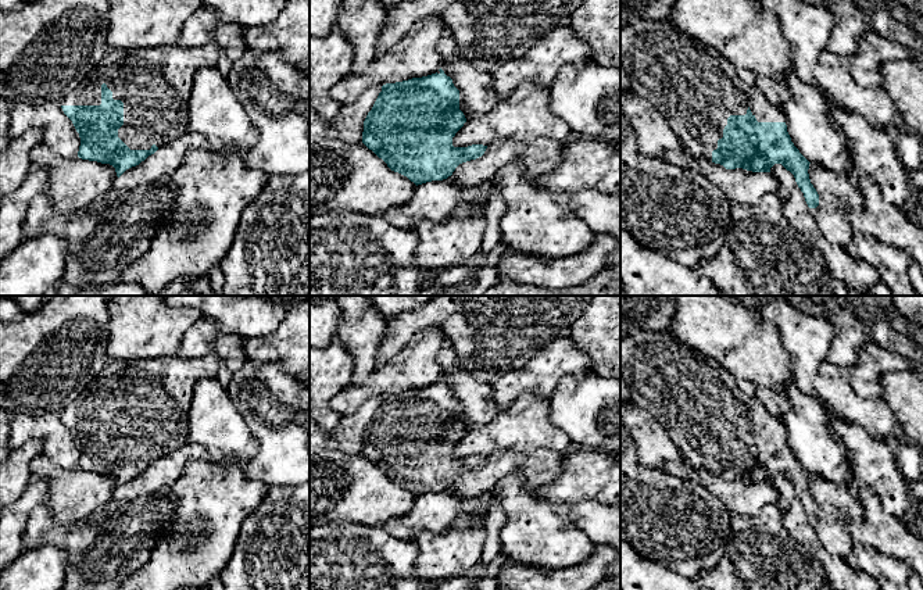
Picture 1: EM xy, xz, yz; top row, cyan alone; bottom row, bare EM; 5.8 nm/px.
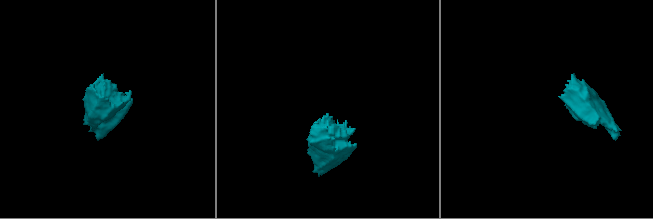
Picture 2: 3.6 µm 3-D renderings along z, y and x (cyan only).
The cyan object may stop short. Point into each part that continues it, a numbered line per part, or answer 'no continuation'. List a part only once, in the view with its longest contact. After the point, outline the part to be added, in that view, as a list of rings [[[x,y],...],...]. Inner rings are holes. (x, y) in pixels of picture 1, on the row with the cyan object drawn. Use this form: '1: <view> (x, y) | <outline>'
1: xy (154, 83) | [[[178,42],[129,51],[108,49],[97,67],[61,106],[100,106],[101,85],[105,83],[112,99],[124,103],[124,125],[118,129],[118,137],[130,150],[150,150],[153,144],[162,149],[187,132],[186,103],[194,74],[204,67],[217,67],[219,53],[221,47],[215,43],[193,49]]]

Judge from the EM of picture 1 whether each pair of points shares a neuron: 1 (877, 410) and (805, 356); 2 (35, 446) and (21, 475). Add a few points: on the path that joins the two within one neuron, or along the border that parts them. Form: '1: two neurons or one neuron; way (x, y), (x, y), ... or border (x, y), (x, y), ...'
1: one neuron; way (857, 410), (829, 390), (815, 376)
2: one neuron; way (28, 453), (21, 460), (21, 468)

